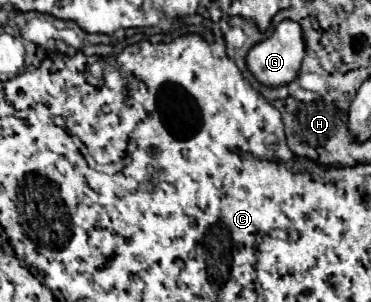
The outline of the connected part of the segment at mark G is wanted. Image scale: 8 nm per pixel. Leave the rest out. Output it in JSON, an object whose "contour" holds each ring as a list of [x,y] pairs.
{"contour":[[[282,20],[274,34],[266,40],[262,40],[260,44],[256,44],[248,56],[246,56],[246,64],[250,74],[264,86],[270,88],[278,88],[278,86],[286,86],[288,82],[292,82],[298,76],[300,64],[304,58],[304,40],[302,40],[302,28],[292,22],[292,20]]]}

